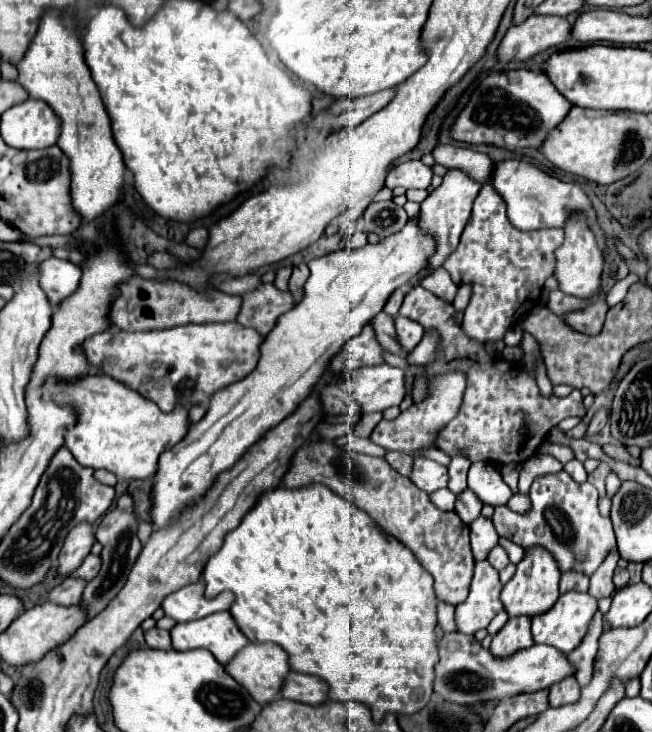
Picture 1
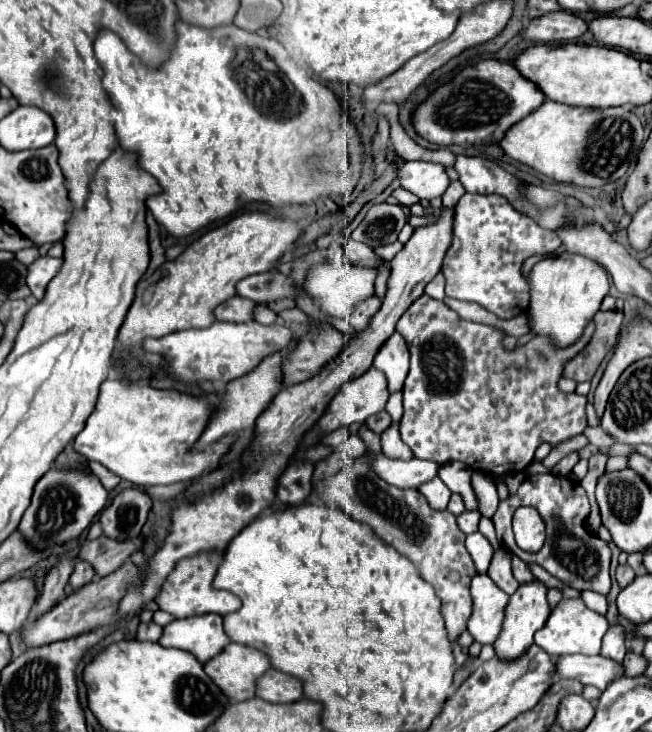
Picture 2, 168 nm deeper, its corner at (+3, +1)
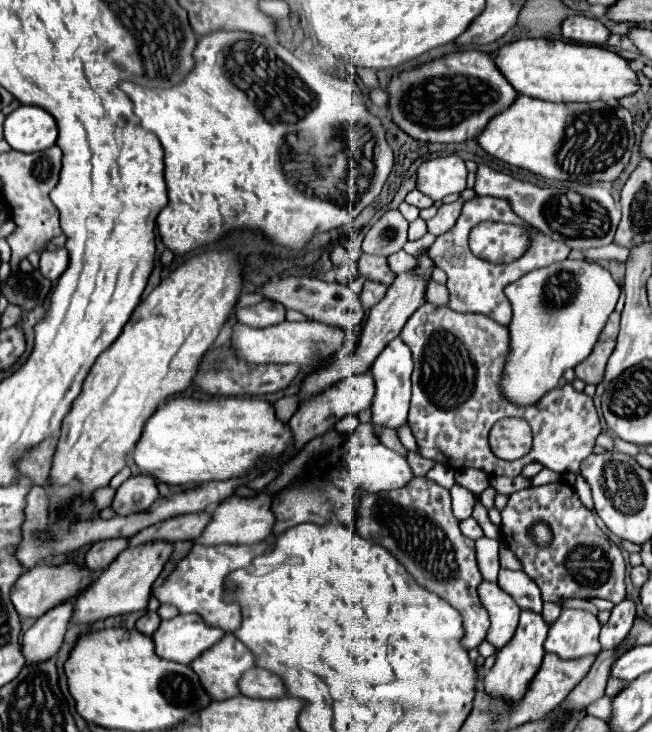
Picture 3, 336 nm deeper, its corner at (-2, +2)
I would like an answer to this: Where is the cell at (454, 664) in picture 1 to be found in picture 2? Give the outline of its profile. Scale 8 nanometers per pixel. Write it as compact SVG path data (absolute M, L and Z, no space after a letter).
M558 657L558 677L576 679L584 685L594 685L604 691L616 677L624 675L624 665L606 657Z

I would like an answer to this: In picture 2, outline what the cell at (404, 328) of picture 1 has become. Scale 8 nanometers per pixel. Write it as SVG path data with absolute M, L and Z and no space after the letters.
M394 333L376 353L374 357L374 367L380 369L386 379L388 379L388 391L396 393L402 391L404 387L404 379L408 375L408 361L410 361L410 353L408 353L408 345L402 337L398 337L398 333Z

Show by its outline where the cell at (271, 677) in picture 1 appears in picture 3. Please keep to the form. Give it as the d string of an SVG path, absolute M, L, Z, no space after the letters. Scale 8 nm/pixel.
M225 634L217 646L191 662L203 688L213 700L229 700L241 694L241 676L255 666L255 656L233 634Z

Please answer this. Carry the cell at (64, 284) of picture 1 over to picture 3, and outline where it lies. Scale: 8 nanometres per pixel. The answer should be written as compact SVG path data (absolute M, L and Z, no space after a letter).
M59 248L55 252L43 250L41 252L41 260L39 260L39 272L45 274L47 280L55 282L65 272L67 262L69 262L69 256L67 256L65 248Z

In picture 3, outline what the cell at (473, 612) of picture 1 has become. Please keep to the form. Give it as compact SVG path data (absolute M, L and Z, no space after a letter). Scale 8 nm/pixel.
M483 580L479 584L479 598L491 618L487 642L491 642L495 648L503 648L515 634L521 608L517 608L515 600L503 592L497 582Z

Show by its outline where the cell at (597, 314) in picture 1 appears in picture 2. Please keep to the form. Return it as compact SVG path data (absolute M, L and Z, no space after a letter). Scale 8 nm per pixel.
M422 295L410 305L404 317L400 317L396 331L406 339L410 349L410 373L404 383L400 437L416 459L434 461L438 465L460 461L474 471L490 471L486 475L502 477L506 473L524 471L542 443L556 447L586 429L588 399L578 393L562 393L558 381L562 379L564 365L576 357L592 337L594 323L588 325L582 341L576 341L576 345L570 345L568 349L554 349L546 337L532 337L526 345L518 345L510 351L502 345L502 339L506 337L502 329L466 321L442 301Z

